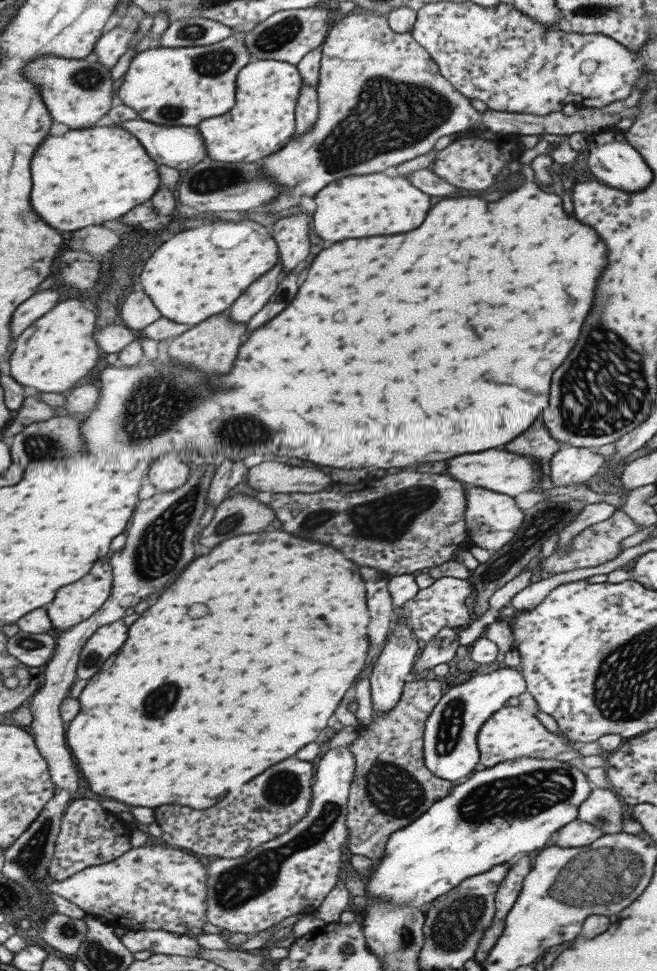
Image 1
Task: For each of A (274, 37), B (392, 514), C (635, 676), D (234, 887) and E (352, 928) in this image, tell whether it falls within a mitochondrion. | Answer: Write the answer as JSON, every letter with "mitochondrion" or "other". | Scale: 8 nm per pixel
{"A":"mitochondrion","B":"mitochondrion","C":"mitochondrion","D":"mitochondrion","E":"other"}

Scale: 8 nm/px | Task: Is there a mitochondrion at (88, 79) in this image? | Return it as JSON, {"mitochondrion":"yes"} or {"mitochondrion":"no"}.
{"mitochondrion":"yes"}

